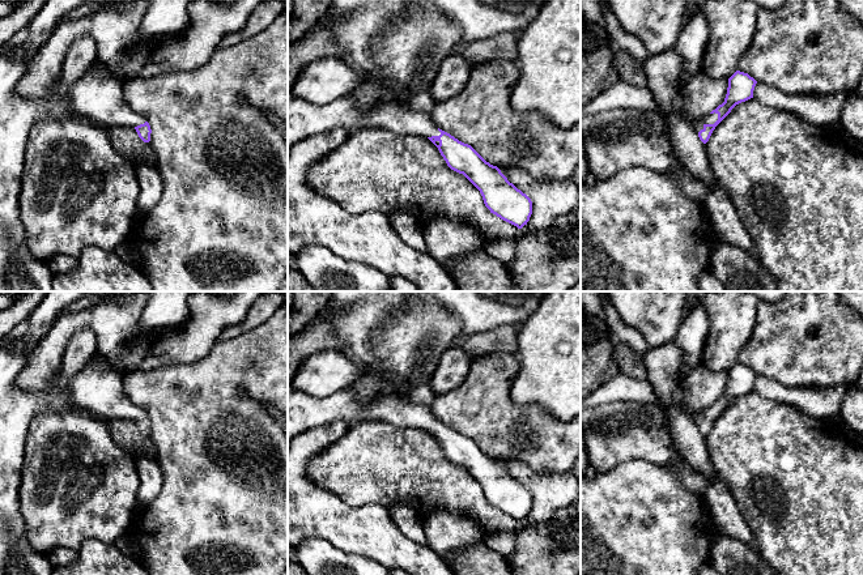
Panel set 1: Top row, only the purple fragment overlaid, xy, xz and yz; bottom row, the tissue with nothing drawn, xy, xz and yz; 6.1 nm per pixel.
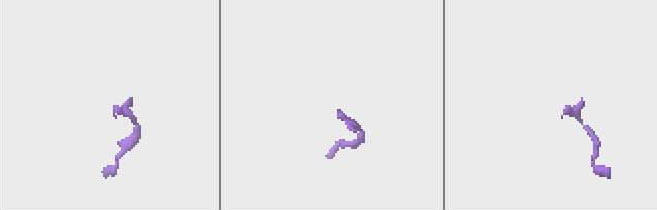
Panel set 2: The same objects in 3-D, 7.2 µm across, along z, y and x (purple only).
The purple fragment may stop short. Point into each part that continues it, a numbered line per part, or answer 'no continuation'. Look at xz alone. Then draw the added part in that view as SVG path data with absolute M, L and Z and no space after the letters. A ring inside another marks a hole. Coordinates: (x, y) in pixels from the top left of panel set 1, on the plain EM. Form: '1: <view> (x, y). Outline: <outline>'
1: xz (305, 412). Outline: M301 391L288 393L288 447L296 436L333 421L377 421L399 429L441 427L430 408L416 402L412 396L378 395L362 401L349 391L327 397L315 397Z

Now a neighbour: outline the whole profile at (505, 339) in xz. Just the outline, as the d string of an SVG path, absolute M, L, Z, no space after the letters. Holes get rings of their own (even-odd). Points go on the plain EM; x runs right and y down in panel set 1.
M505 325L489 332L467 336L460 342L460 346L473 358L489 353L510 353L516 355L518 332L519 327Z

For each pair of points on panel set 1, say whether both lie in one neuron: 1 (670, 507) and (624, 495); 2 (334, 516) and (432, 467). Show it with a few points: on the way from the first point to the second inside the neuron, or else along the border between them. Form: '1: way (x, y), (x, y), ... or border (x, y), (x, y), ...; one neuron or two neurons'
1: way (658, 507), (636, 507); one neuron
2: border (327, 489), (351, 506), (382, 506); two neurons

